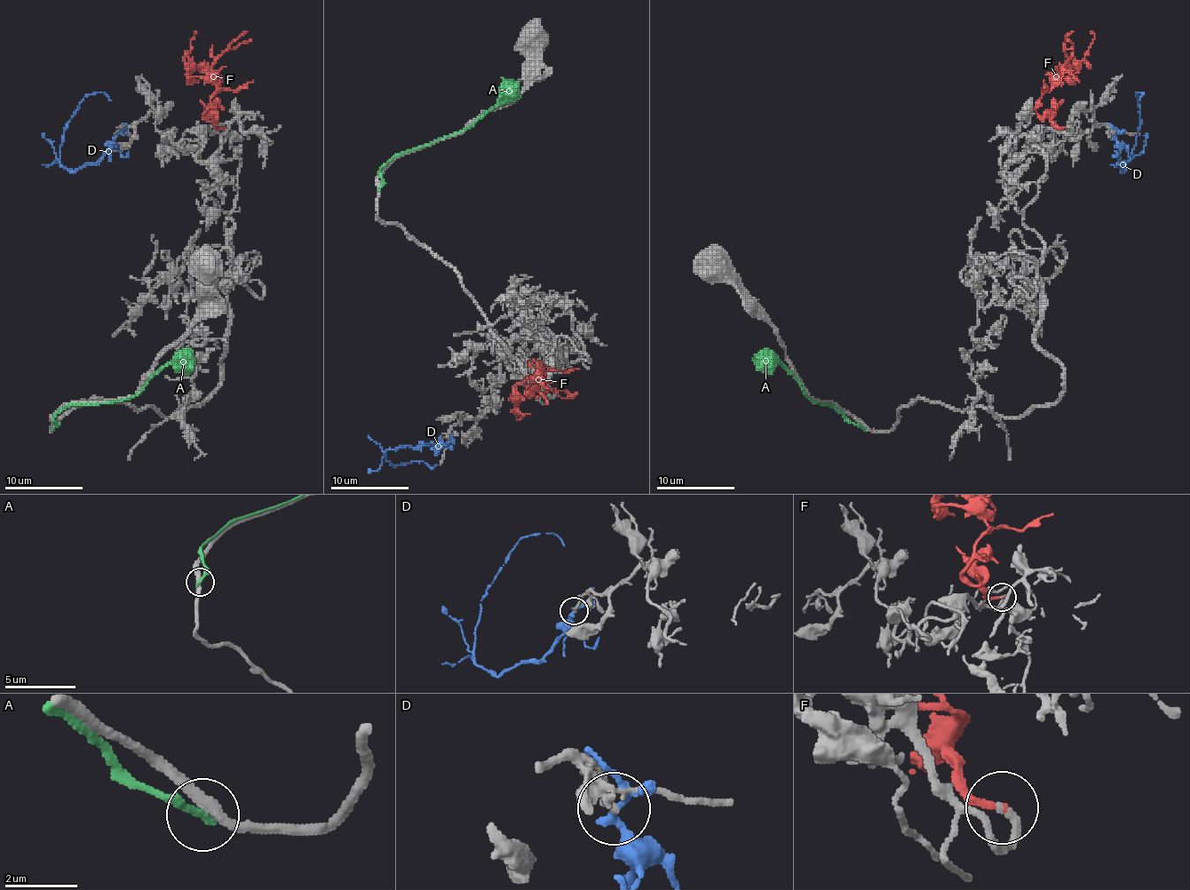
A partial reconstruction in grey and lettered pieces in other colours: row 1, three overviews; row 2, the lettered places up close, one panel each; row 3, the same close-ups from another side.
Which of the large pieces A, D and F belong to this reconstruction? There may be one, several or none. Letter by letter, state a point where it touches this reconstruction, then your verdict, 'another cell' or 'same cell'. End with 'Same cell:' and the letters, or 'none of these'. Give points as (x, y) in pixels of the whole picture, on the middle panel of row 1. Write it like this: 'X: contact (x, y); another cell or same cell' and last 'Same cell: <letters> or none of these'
A: contact (379, 188); another cell
D: contact (440, 440); another cell
F: contact (551, 389); same cell
Same cell: F

